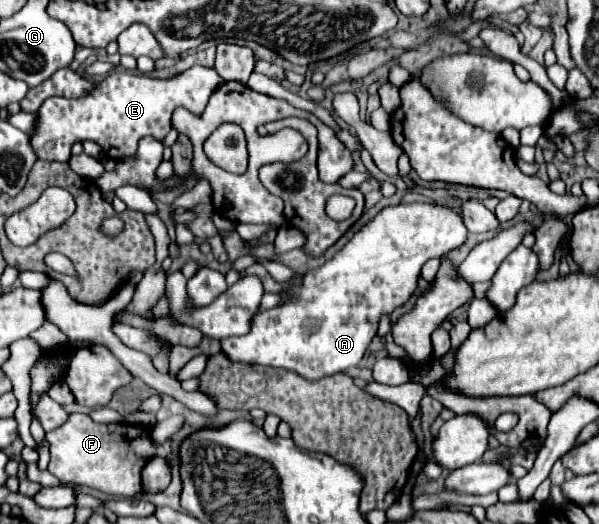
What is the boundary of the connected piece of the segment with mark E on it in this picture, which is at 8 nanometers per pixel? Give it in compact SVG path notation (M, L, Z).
M193 66L183 74L169 80L155 80L149 76L135 76L131 72L113 72L93 94L79 100L47 98L37 112L35 132L29 136L31 148L39 160L69 162L71 146L75 142L93 140L101 144L105 152L119 150L119 158L133 156L137 142L145 136L163 140L171 130L171 114L177 106L185 106L191 112L203 112L215 86L223 84L213 68Z

